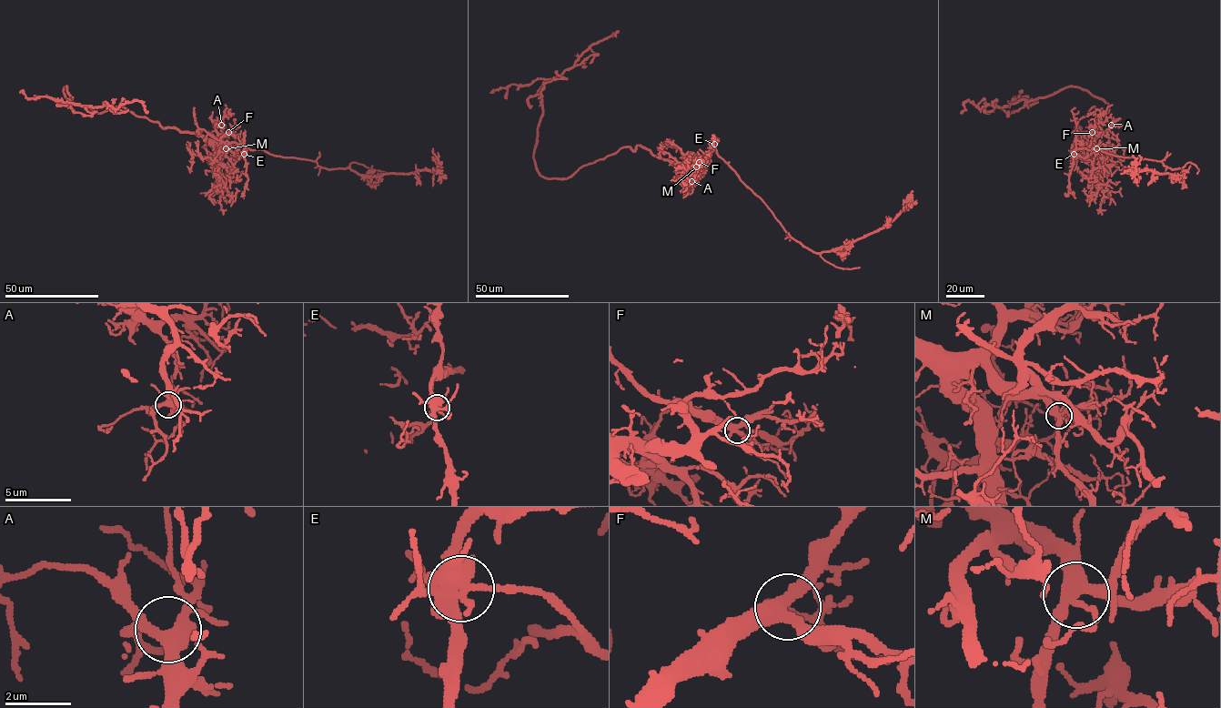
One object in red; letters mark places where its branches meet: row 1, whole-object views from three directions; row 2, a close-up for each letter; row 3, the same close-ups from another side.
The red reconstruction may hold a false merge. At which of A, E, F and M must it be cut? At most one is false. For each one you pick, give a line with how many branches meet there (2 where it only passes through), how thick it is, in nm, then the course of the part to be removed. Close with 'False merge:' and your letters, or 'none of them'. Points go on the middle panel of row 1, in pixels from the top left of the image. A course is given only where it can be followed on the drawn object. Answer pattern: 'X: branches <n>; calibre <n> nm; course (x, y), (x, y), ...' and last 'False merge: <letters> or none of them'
E: branches 6; calibre 480 nm; course (714, 144), (716, 153), (765, 204), (787, 234), (814, 252), (847, 247), (879, 231), (909, 206), (903, 205)
False merge: E

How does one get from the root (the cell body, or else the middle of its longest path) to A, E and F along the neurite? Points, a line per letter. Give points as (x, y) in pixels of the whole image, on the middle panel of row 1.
A: (663, 159), (687, 165), (692, 172), (691, 181)
E: (663, 159), (686, 164), (703, 161), (713, 149), (714, 144)
F: (663, 159), (691, 164), (691, 158), (699, 162)

